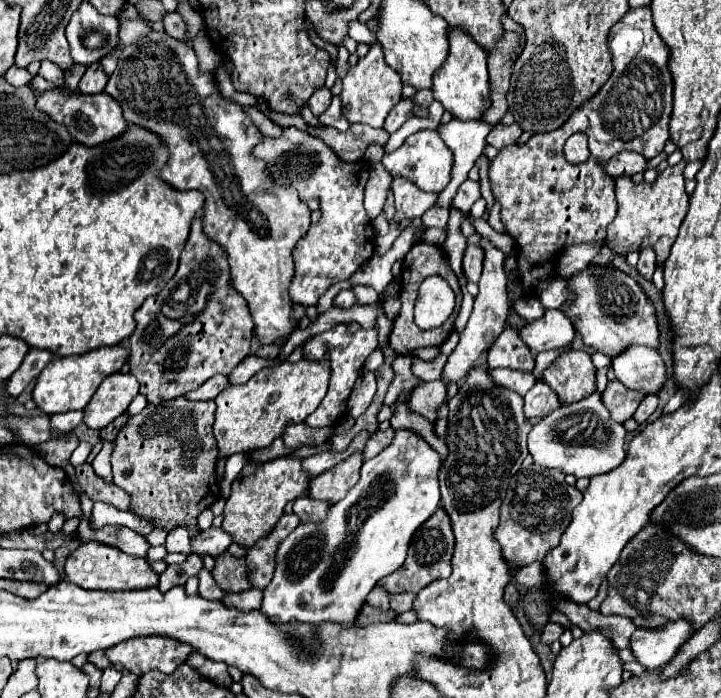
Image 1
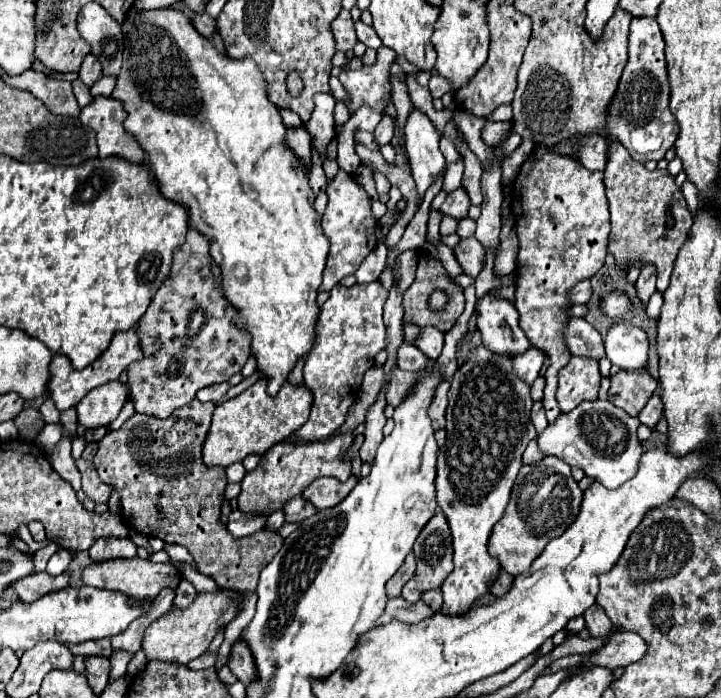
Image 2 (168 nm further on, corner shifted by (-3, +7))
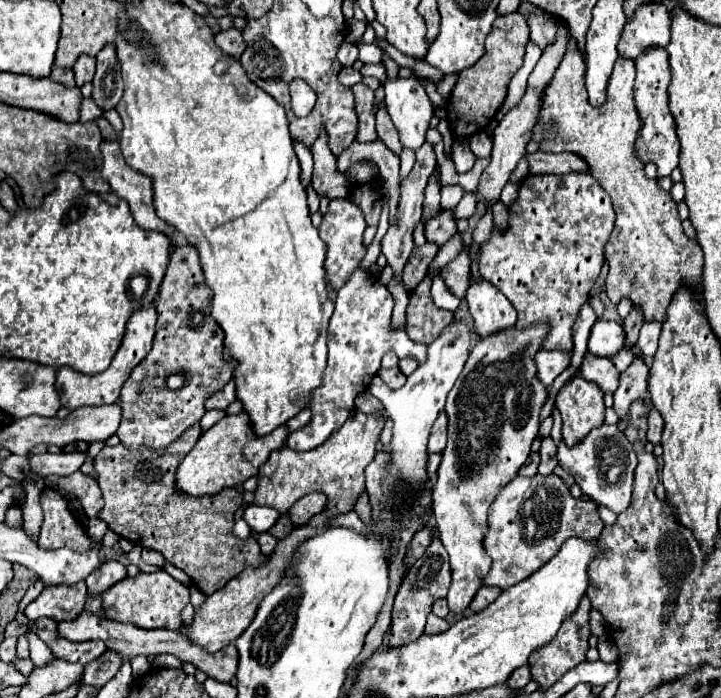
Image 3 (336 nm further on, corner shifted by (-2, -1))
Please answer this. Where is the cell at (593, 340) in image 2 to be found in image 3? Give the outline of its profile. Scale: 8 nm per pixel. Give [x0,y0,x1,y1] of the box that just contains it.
[579,352,620,393]

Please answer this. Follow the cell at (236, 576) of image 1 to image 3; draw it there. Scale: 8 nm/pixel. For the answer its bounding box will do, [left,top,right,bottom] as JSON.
[94,423,270,595]

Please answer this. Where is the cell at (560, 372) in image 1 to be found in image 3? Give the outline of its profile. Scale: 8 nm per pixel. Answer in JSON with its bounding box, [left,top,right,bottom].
[556,375,604,445]

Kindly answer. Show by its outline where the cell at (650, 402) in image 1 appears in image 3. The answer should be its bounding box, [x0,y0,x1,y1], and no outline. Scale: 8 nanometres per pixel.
[648,409,662,443]

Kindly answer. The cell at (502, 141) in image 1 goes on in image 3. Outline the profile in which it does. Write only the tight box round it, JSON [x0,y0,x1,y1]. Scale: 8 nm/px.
[468,131,492,157]

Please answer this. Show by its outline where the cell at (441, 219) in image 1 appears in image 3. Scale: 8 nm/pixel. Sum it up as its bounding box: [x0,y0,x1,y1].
[442,185,464,209]

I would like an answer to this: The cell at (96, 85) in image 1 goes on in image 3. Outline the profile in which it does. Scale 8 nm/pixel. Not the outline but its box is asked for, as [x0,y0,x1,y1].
[74,57,96,87]

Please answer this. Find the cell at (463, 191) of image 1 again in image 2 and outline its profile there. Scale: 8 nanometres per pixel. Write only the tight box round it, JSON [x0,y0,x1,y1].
[439,187,471,221]

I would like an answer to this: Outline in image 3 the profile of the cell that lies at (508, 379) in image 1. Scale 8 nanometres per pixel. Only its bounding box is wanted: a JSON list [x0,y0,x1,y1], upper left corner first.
[534,351,570,387]

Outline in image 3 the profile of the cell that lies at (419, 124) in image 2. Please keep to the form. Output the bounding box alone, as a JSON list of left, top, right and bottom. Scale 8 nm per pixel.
[386,79,432,151]

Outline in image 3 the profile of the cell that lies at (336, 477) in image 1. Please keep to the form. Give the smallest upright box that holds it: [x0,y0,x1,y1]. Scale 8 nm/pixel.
[290,493,326,525]

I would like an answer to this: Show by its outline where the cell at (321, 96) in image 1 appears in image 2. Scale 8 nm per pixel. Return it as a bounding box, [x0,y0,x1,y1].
[305,93,335,159]

